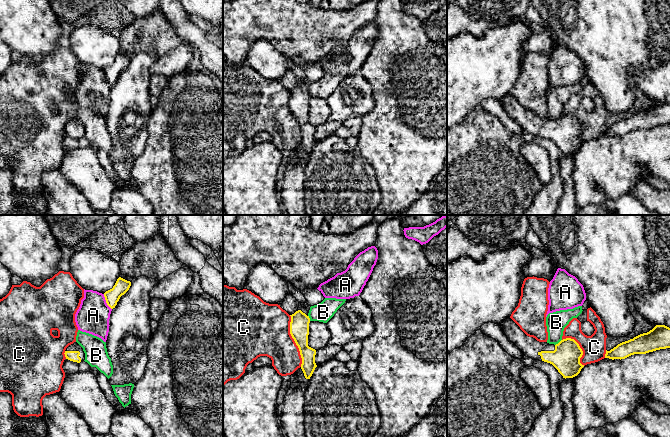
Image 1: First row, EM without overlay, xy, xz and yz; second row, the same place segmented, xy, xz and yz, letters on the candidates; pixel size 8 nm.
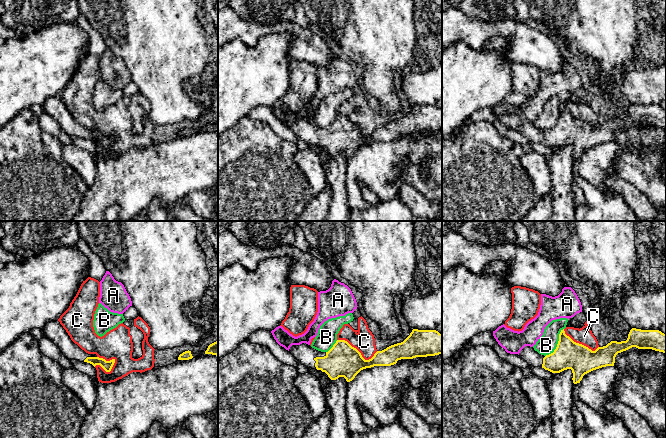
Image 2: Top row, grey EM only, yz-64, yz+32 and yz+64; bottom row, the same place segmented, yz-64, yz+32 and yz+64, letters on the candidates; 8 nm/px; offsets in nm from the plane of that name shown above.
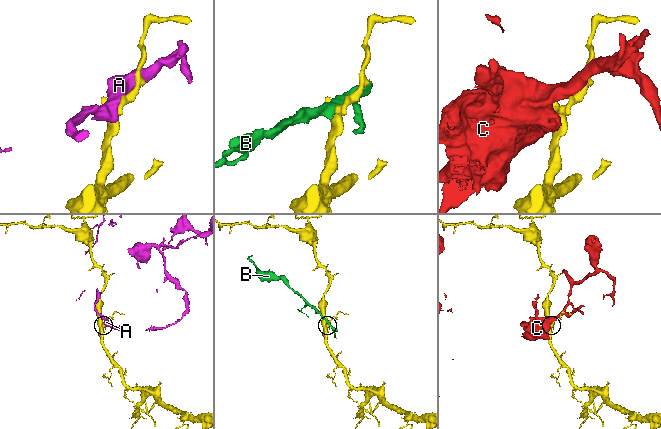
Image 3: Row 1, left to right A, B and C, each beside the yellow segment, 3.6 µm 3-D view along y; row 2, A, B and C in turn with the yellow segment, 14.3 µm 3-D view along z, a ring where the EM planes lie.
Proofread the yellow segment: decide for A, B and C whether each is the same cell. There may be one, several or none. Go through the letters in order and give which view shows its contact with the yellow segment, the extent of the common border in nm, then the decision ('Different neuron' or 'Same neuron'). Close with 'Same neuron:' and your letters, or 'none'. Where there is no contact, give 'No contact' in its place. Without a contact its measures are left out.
A: Touches yellow in xy. Shared border 140 nm. Different neuron
B: Touches yellow in yz. Shared border 80 nm. Different neuron
C: Touches yellow in xz. Shared border 420 nm. Different neuron
Same neuron: none

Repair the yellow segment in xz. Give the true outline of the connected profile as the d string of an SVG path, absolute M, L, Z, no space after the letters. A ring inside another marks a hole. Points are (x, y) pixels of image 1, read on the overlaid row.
M300 303L297 311L290 315L290 334L299 348L304 376L310 379L317 365L315 363L316 350L308 346L310 318L307 307L307 303Z

